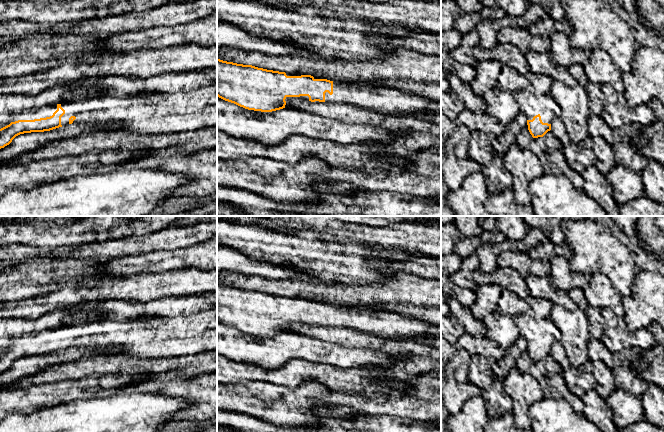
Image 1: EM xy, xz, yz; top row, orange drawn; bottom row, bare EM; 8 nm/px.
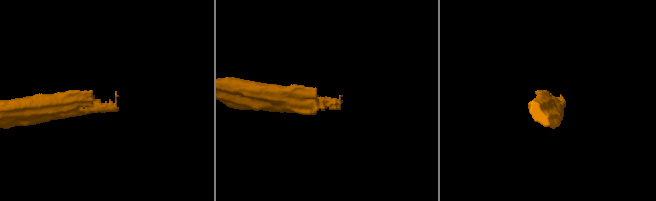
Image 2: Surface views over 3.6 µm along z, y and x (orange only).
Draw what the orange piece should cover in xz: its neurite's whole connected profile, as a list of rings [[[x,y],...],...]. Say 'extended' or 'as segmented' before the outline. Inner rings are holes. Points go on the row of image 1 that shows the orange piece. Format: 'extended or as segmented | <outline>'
extended | [[[217,59],[217,96],[248,110],[272,112],[293,100],[343,103],[391,114],[441,114],[441,102],[383,87],[357,87]]]

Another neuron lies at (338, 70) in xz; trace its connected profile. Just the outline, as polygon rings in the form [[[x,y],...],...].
[[[392,46],[390,54],[375,61],[324,60],[298,55],[275,56],[234,47],[217,48],[217,59],[285,73],[302,73],[338,82],[367,82],[392,78],[441,84],[441,56],[420,54],[399,46]]]

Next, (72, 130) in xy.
[[[72,123],[50,131],[20,134],[9,145],[0,149],[0,164],[46,147],[50,142],[79,137],[90,132],[87,124]]]

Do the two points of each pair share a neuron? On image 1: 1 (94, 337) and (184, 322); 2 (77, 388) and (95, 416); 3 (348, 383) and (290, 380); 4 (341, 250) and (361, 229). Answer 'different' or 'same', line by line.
1: same
2: different
3: same
4: different

